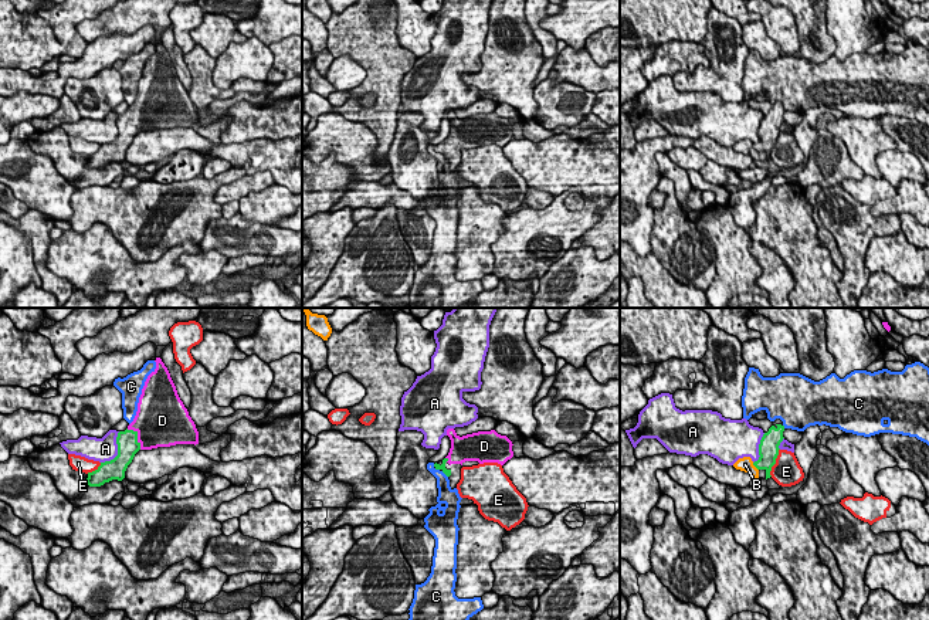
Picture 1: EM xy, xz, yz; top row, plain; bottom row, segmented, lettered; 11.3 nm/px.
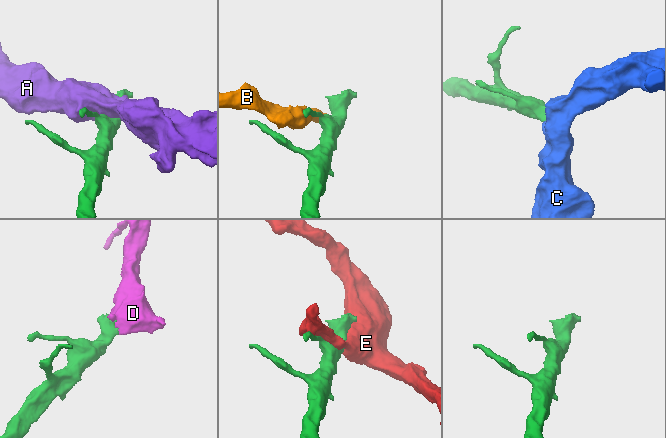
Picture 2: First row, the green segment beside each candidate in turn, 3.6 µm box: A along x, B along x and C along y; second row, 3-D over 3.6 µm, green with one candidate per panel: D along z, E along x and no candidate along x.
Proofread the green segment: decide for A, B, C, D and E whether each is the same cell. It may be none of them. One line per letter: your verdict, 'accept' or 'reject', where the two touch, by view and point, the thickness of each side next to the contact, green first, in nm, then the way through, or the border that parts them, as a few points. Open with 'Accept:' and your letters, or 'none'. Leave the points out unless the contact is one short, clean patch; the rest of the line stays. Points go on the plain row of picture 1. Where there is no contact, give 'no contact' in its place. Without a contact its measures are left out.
Accept: D
A: reject; contact xy (118, 134); calibres 240 and 280 nm
B: reject; contact yz (755, 148); calibres 220 and 160 nm
C: reject; contact xz (444, 155); calibres 70 and 180 nm; border xz (441, 153), (447, 159)
D: accept; contact xy (136, 118); calibres 240 and 440 nm; way xy (128, 128), (136, 118), (156, 109)
E: reject; contact yz (775, 145); calibres 220 and 320 nm

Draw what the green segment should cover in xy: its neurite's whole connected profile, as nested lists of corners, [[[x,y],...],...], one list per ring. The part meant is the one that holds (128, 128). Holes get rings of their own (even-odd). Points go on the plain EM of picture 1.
[[[160,40],[148,58],[133,104],[116,119],[118,138],[88,155],[87,167],[101,169],[112,162],[122,163],[139,132],[199,126],[199,114],[180,82],[170,55]]]

